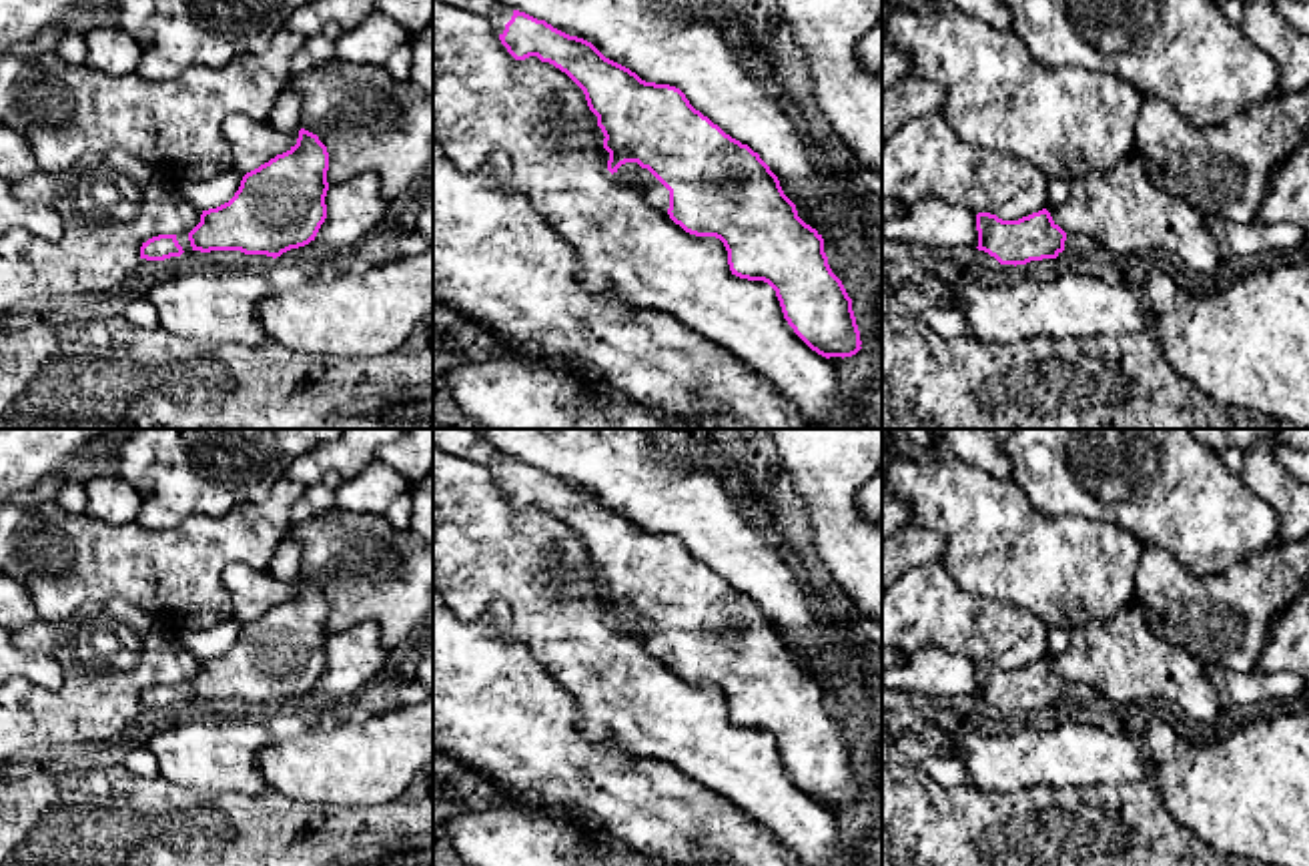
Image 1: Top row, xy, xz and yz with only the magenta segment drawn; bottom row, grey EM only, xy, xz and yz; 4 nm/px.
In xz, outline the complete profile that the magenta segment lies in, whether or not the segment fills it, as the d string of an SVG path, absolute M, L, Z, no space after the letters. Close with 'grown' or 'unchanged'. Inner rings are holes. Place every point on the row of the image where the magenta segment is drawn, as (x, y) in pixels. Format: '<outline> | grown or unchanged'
M513 10L499 40L515 60L537 56L565 72L597 116L609 152L607 170L623 182L639 184L645 200L686 233L720 239L732 275L768 283L784 319L812 351L844 359L862 349L852 299L828 265L822 235L798 216L796 204L758 152L696 110L680 88L641 80L591 42L545 20Z | grown

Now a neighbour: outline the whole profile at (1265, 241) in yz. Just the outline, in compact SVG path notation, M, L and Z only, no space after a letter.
M1209 214L1205 216L1205 225L1225 255L1277 261L1293 249L1307 247L1305 235L1295 225L1289 223L1239 225Z

